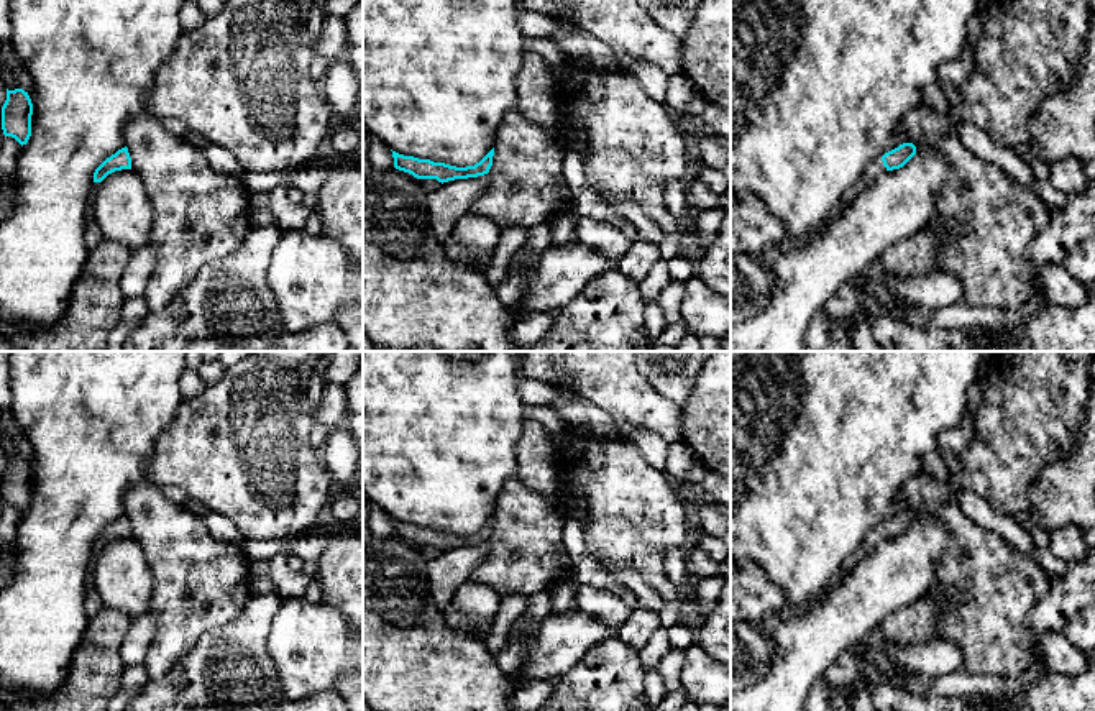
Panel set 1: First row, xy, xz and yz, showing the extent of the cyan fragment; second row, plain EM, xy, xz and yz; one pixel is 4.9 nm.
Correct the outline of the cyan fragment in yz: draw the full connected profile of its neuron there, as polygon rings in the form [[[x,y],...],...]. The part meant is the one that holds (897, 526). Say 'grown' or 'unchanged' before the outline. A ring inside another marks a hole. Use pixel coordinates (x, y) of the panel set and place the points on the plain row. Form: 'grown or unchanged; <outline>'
grown; [[[903,511],[898,516],[873,527],[865,540],[842,563],[844,575],[850,573],[864,558],[867,558],[885,539],[903,535],[916,522],[913,511]]]

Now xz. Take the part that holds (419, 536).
unchanged; [[[494,516],[474,534],[456,535],[445,530],[433,530],[430,527],[419,527],[392,519],[396,537],[409,540],[417,547],[437,547],[442,552],[455,547],[468,547],[488,542],[493,534],[493,524]]]

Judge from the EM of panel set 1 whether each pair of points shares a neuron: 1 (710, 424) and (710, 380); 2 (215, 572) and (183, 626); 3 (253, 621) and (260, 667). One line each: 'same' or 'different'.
1: same
2: same
3: same

